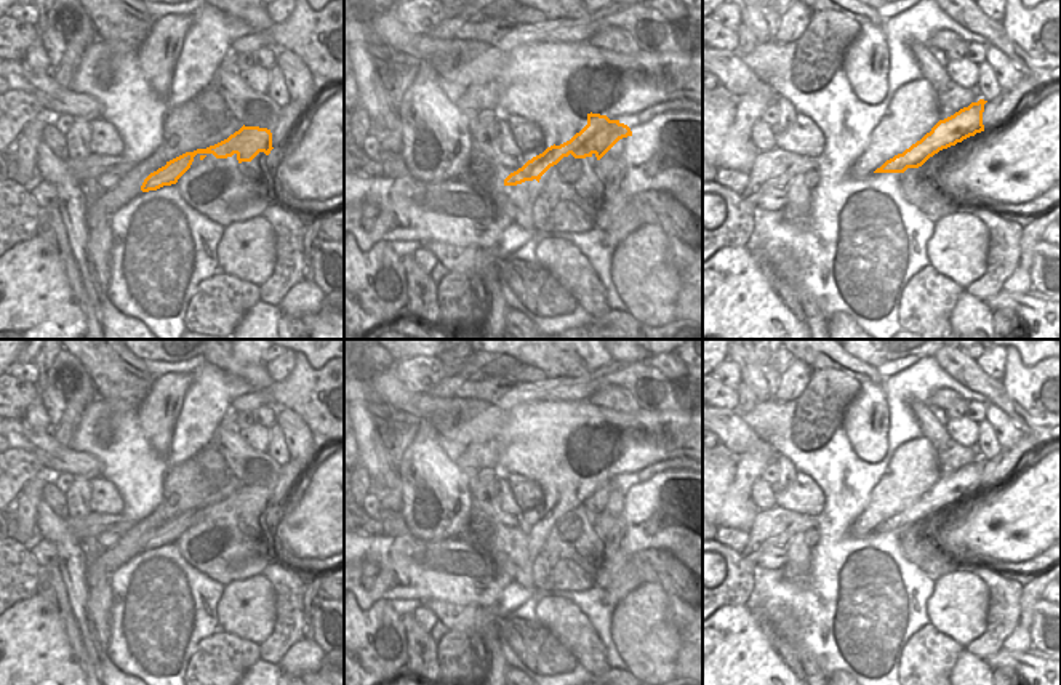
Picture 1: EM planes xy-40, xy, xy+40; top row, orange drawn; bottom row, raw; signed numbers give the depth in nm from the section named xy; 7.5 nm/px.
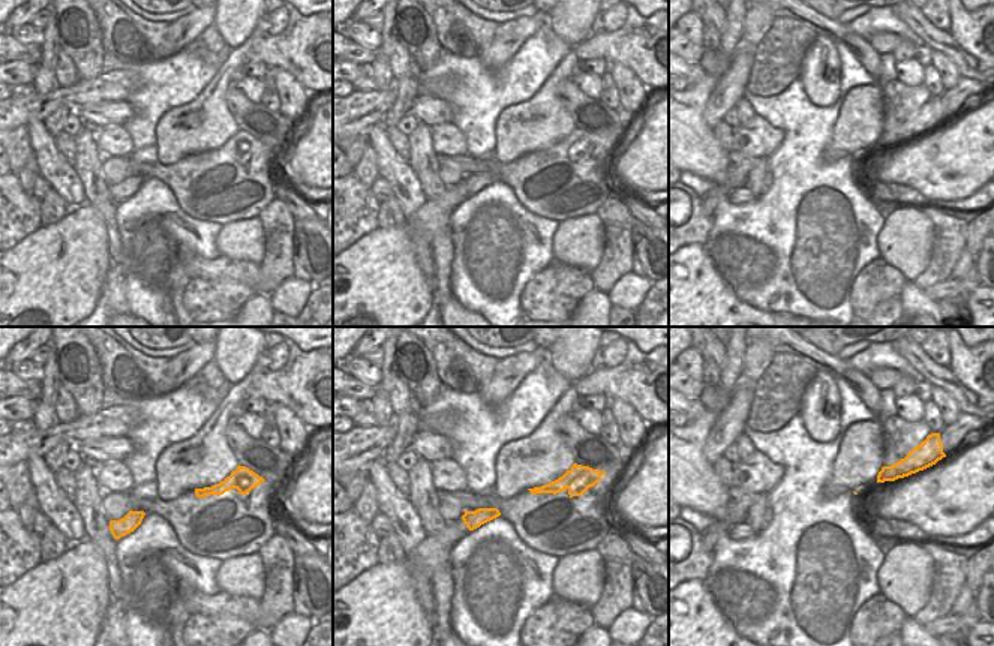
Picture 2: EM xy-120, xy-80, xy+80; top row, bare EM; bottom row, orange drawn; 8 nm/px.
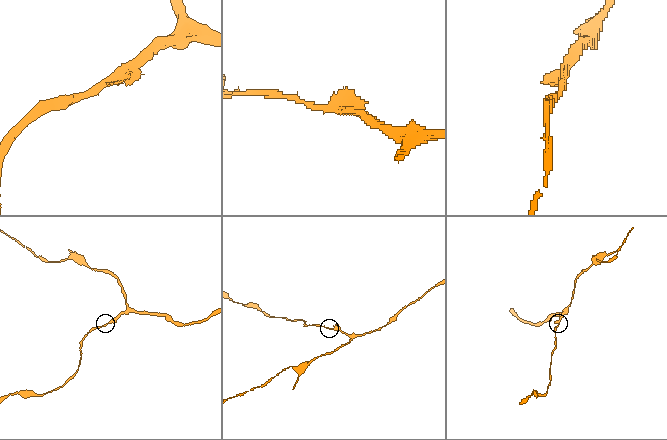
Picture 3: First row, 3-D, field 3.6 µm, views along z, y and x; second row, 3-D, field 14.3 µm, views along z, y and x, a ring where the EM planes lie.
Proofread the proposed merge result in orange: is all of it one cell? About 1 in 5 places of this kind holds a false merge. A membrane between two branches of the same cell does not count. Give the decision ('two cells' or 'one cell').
one cell

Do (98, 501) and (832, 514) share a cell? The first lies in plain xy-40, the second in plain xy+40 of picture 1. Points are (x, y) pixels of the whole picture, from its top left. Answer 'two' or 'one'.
two

